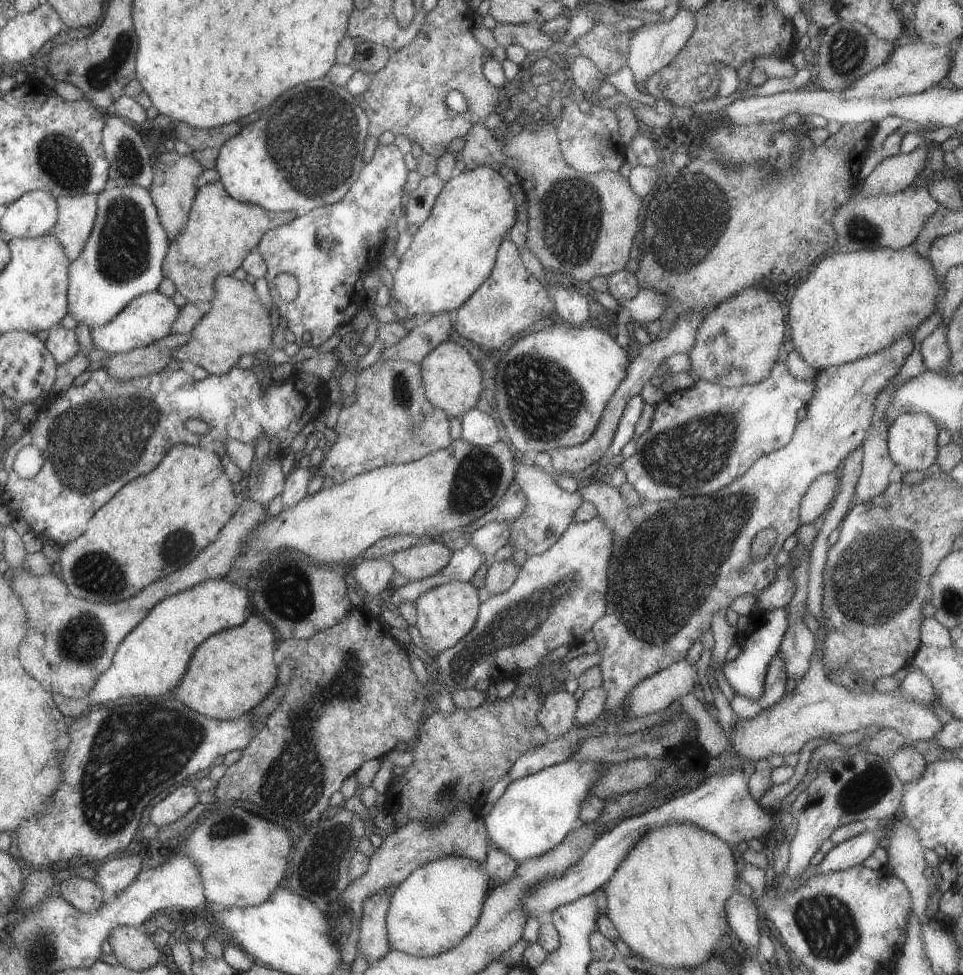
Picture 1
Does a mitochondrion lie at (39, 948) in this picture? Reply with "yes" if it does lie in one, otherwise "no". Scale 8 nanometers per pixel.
yes

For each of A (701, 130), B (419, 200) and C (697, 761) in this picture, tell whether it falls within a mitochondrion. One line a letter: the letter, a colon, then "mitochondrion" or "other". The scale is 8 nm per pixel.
A: other
B: other
C: other

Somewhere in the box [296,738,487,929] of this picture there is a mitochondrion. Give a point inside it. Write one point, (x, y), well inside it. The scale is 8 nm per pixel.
(318, 871)

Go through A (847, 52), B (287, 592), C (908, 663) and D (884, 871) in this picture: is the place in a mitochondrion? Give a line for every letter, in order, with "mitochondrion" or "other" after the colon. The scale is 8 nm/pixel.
A: mitochondrion
B: mitochondrion
C: other
D: other

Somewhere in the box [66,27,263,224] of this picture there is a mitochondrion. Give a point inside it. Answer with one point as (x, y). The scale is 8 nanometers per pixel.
(100, 73)

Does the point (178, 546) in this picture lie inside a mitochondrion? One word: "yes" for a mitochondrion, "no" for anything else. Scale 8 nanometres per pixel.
yes

